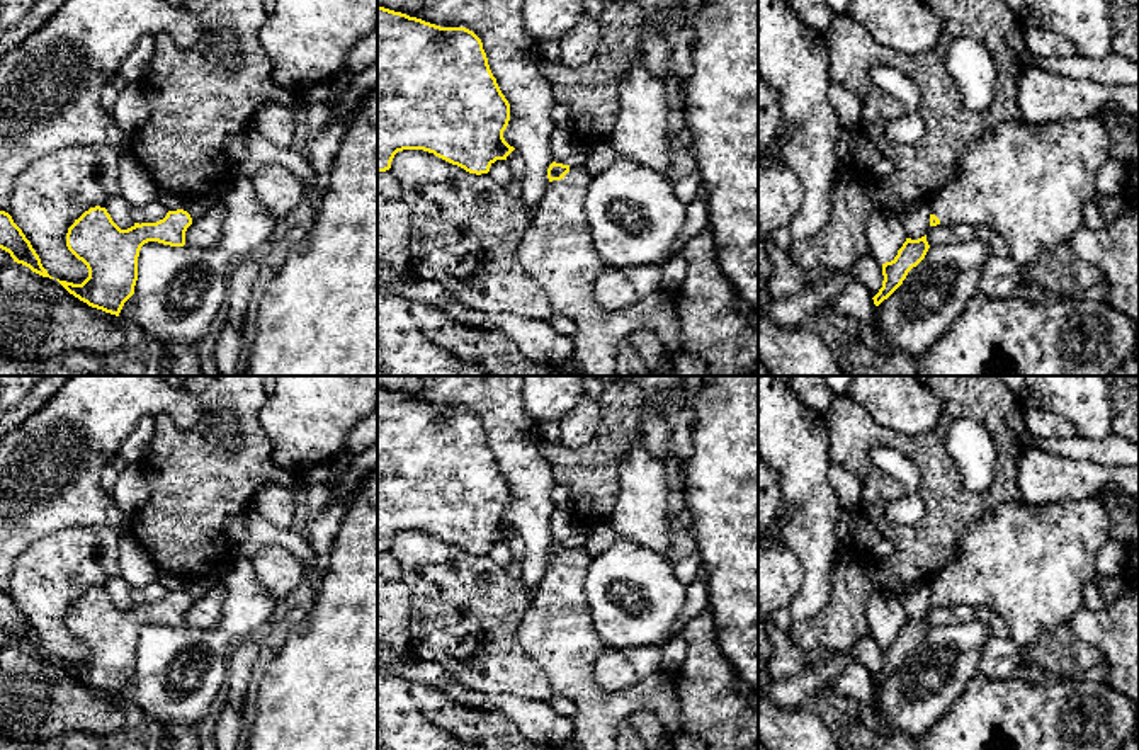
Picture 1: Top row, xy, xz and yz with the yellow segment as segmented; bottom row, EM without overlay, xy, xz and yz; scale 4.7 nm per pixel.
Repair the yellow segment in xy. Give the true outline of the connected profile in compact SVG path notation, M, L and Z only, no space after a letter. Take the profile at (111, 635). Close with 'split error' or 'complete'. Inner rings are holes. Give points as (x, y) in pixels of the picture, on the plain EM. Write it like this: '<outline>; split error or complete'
M206 568L184 578L184 587L168 592L163 600L134 604L128 611L121 611L105 588L90 588L66 614L66 628L87 646L88 658L82 665L56 662L88 687L119 697L134 675L141 628L148 622L184 628L187 609L218 582L219 573Z; split error

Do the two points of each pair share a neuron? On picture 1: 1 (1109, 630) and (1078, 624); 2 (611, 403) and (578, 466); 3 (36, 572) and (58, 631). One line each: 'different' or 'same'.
1: same
2: same
3: same

